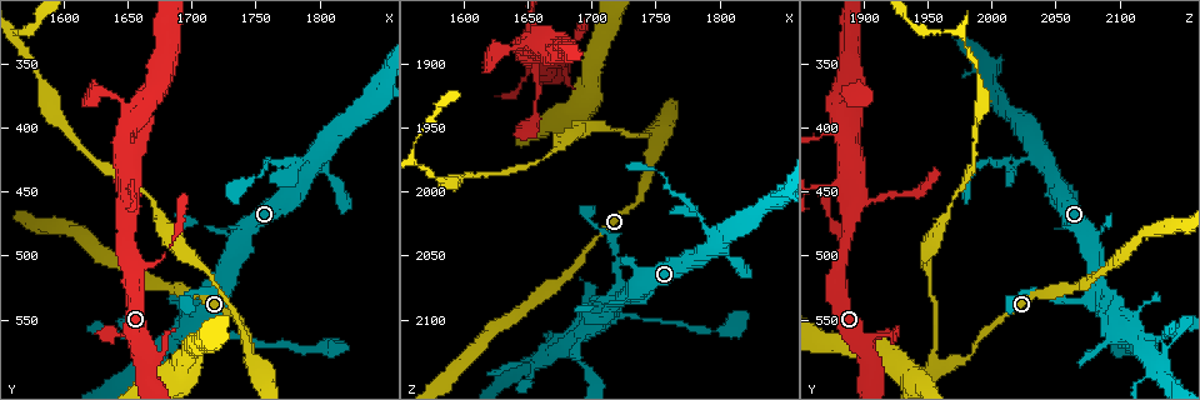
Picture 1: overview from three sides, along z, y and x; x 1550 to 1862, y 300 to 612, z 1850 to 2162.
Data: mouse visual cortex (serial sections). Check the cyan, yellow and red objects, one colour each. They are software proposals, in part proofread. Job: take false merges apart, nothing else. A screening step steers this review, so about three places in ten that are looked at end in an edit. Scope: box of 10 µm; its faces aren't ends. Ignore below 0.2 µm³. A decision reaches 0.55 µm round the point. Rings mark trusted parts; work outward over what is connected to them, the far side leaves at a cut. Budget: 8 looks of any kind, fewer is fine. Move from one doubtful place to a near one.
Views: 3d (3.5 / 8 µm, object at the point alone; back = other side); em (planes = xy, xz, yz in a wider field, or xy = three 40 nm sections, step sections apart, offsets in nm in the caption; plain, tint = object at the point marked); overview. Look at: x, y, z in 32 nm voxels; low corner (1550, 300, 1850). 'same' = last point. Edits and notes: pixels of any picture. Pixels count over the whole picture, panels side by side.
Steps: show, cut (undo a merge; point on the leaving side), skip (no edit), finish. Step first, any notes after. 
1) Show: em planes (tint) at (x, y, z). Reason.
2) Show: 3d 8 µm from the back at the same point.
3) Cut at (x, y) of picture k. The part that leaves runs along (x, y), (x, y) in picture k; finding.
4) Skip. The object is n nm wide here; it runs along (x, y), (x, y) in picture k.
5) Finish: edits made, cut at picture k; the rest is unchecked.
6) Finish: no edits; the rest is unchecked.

Show: 3d 3.5 µm at (1752, 584, 1956). Three-way junction.

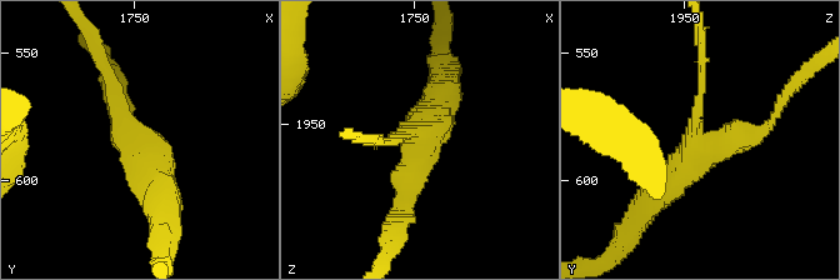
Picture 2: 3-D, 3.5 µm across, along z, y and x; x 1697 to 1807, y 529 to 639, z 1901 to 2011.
Show: em xy step 2 (tint) at (1750, 586, 1958). Need the tissue.

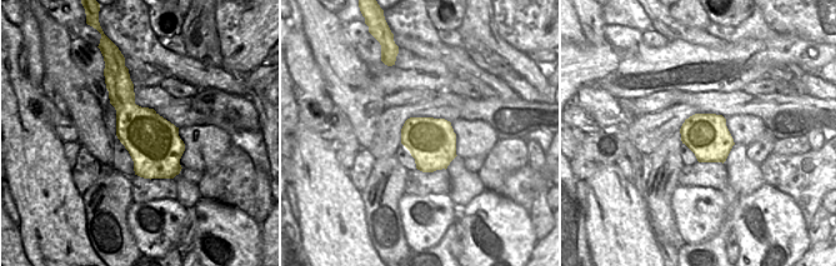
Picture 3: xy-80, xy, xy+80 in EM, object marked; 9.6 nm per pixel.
Skip. The object is 460 nm wide here; it runs along (775, 118), (701, 144), (701, 68) in picture 2; continuous, no second cell.

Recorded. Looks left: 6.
Show: 3d 3.5 µm at (1654, 398, 1876). A fork.

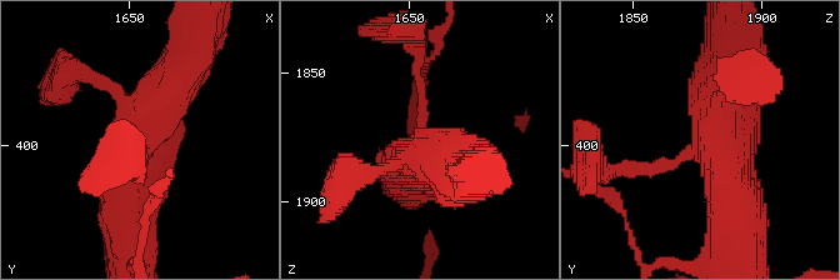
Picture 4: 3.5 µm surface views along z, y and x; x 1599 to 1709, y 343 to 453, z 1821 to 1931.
Show: em xy step 1 (tint) at (1654, 401, 1875). Now the EM.

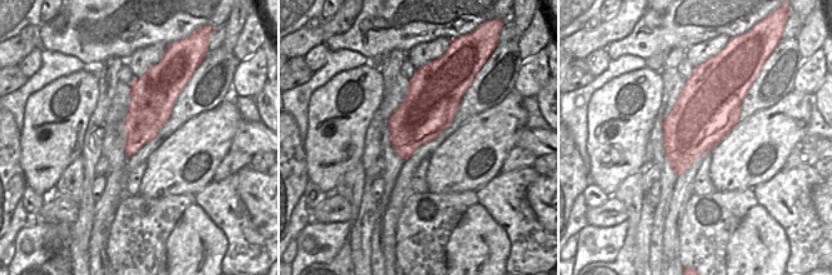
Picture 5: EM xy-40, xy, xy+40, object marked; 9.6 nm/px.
Skip. The object is 480 nm wide here; it runs along (125, 225), (129, 148), (179, 75) in picture 4; continuous, no second cell.

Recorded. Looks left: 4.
Show: 3d 8 µm at (1682, 566, 2116).

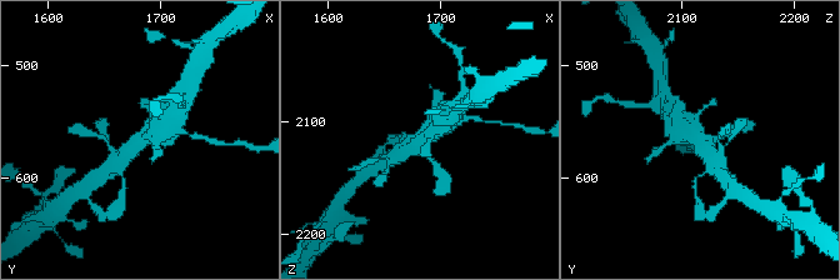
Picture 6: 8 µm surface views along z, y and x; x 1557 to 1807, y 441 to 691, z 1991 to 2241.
Show: em planes (tint) at the same point. Shape alone is not enough.

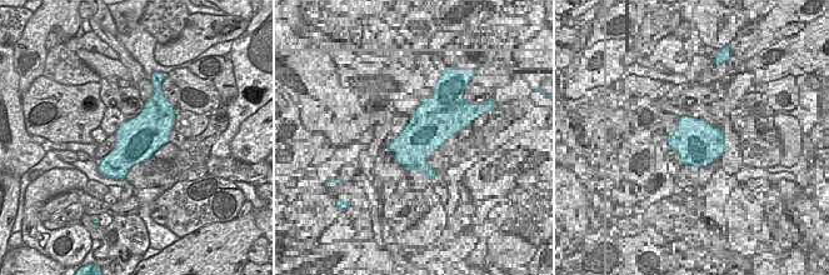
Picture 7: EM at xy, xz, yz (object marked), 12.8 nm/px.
Skip. It runs along (448, 118), (399, 156), (394, 156) in picture 6; one cell here.

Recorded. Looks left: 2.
Finish: no edits; the rest is unchecked.

